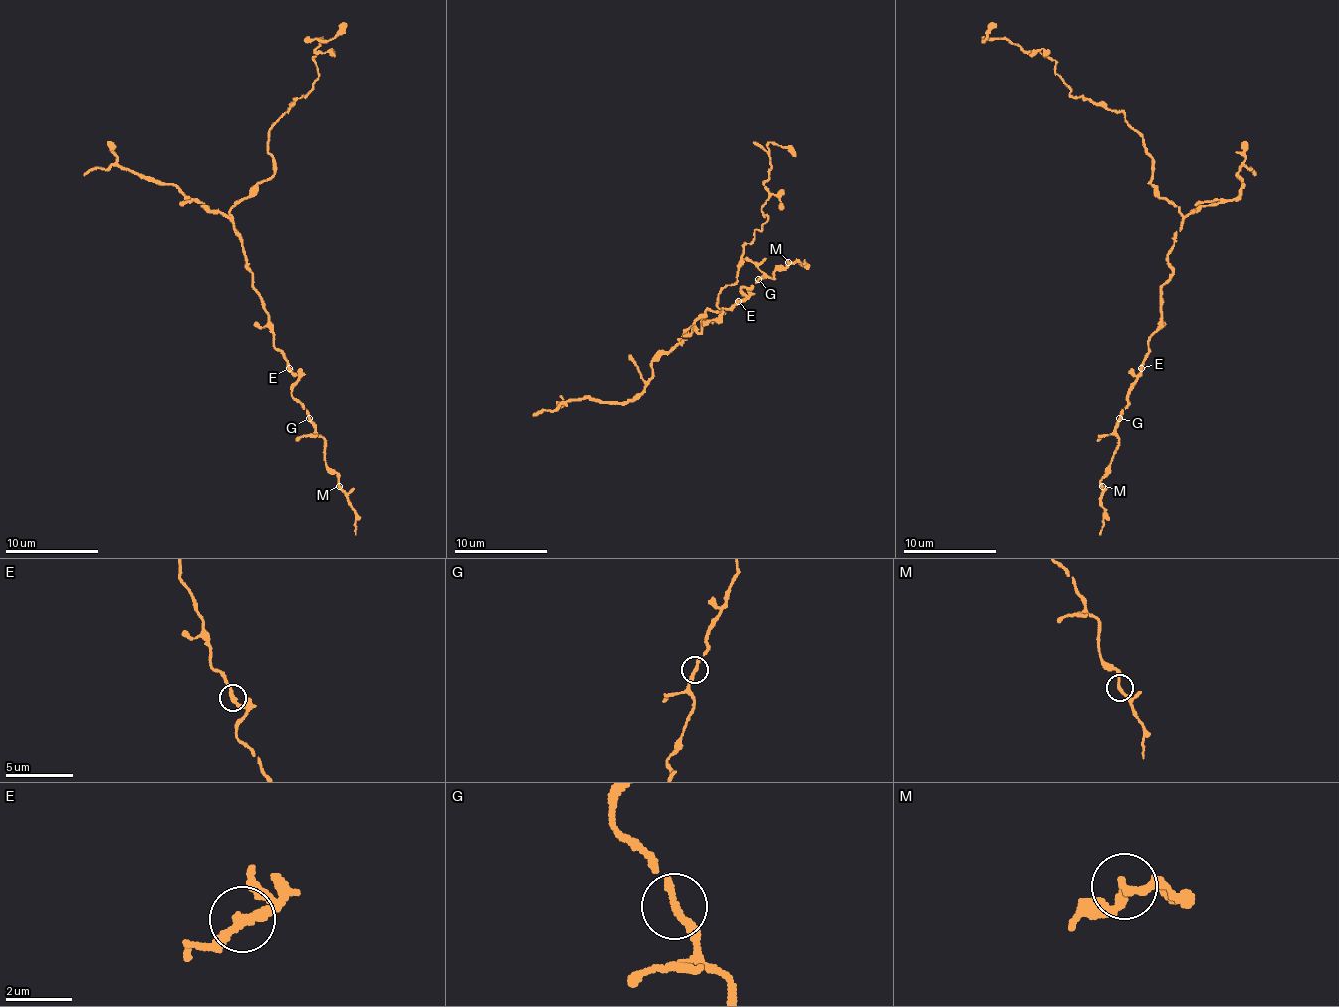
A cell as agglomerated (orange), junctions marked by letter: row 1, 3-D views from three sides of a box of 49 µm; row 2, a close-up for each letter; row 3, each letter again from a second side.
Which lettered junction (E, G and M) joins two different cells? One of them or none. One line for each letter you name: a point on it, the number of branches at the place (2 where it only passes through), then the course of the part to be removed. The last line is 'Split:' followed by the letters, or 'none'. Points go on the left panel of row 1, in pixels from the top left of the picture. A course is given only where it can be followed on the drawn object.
Split: none

